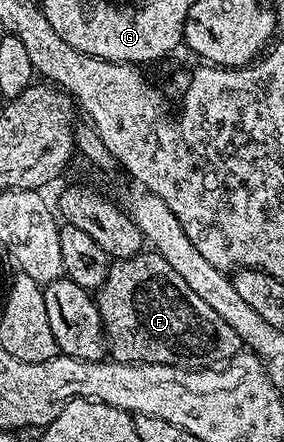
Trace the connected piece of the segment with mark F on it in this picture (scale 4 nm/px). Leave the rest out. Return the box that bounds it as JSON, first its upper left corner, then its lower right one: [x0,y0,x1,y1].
[94,250,244,366]

